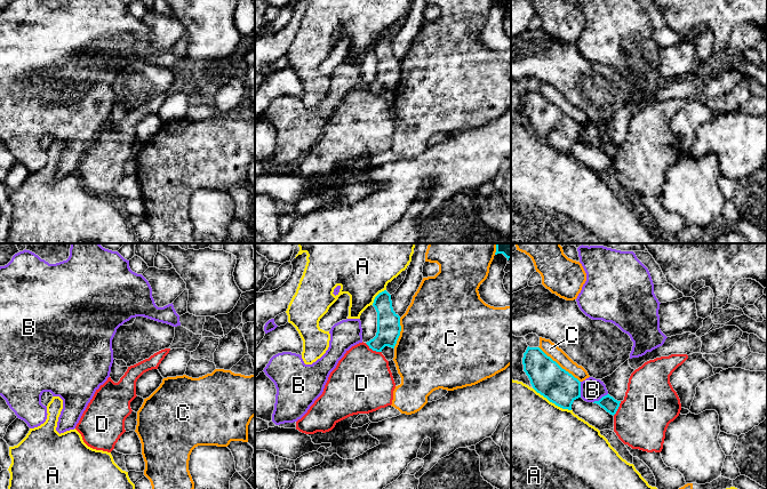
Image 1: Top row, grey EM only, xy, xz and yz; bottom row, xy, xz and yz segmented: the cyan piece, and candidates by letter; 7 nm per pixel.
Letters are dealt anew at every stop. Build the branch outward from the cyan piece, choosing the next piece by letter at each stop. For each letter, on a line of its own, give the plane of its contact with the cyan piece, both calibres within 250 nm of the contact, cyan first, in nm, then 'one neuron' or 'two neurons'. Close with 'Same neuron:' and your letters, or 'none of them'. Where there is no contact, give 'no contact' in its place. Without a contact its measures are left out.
A: contact in yz; calibres 240 and 500 nm; two neurons
B: contact in yz; calibres 240 and 160 nm; two neurons
C: contact in yz; calibres 240 and 100 nm; two neurons
D: contact in xz; calibres 170 and 440 nm; two neurons
Same neuron: none of them

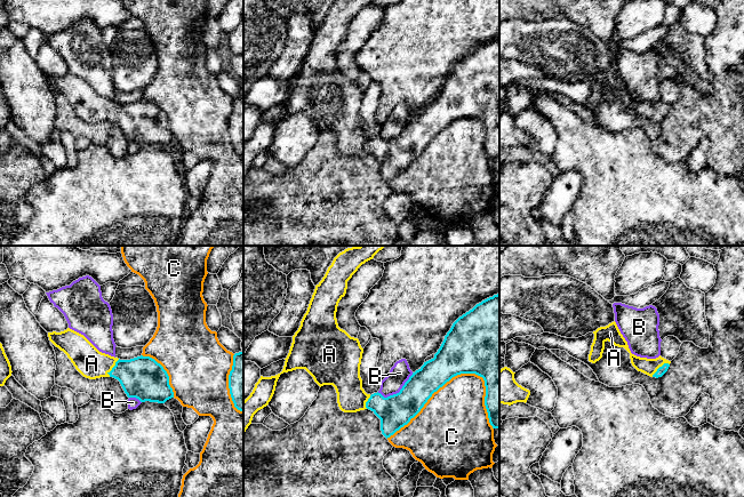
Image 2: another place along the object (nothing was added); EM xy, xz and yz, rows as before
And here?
A: contact in yz; calibres 60 and 110 nm; one neuron
B: contact in xz; calibres 240 and 140 nm; two neurons
C: contact in xz; calibres 220 and 480 nm; two neurons
Same neuron: A

